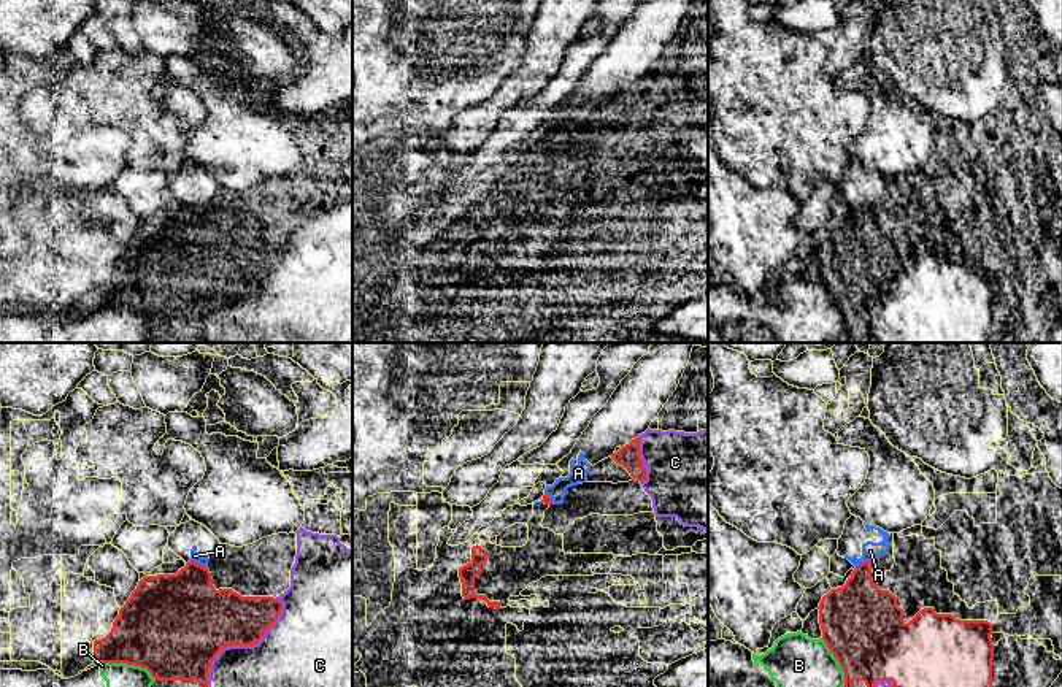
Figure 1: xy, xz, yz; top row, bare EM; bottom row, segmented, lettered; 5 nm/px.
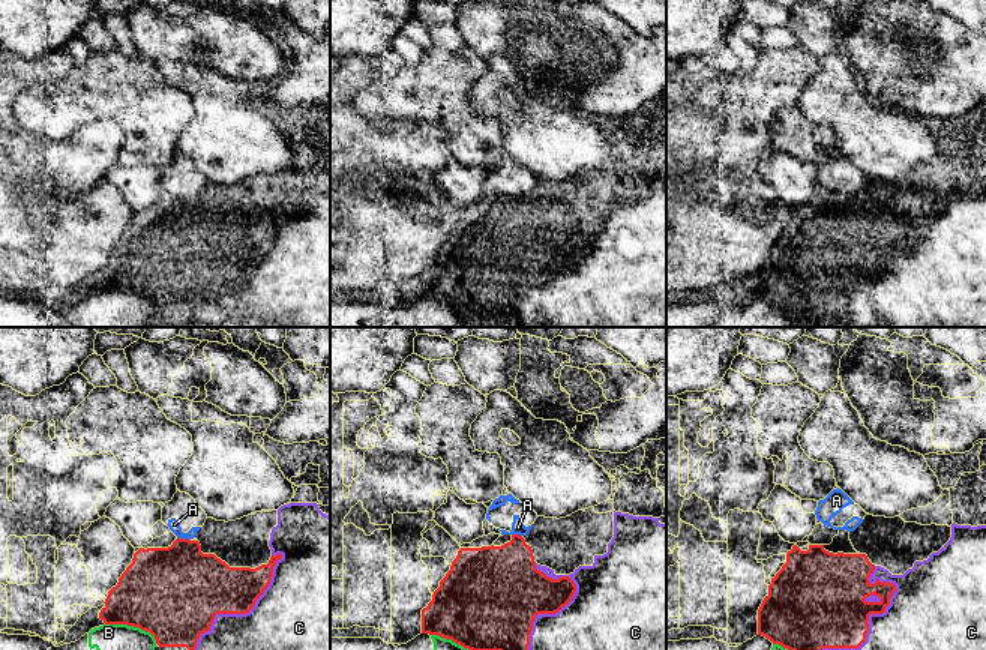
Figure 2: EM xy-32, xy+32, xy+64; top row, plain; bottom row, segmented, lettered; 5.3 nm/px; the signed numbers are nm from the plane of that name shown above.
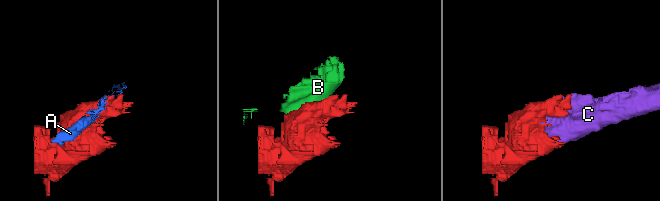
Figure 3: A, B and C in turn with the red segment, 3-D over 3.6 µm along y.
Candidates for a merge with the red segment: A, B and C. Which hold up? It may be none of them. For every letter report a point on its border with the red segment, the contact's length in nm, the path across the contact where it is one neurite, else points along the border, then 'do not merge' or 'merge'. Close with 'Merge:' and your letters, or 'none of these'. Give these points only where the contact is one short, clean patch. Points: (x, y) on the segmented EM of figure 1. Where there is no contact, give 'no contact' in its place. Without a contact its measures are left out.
A: xy (197, 564) | 90 nm | along xy (191, 559), (205, 568) | do not merge
B: xy (129, 663) | 300 nm | do not merge
C: xy (243, 644) | 600 nm | merge
Merge: C

